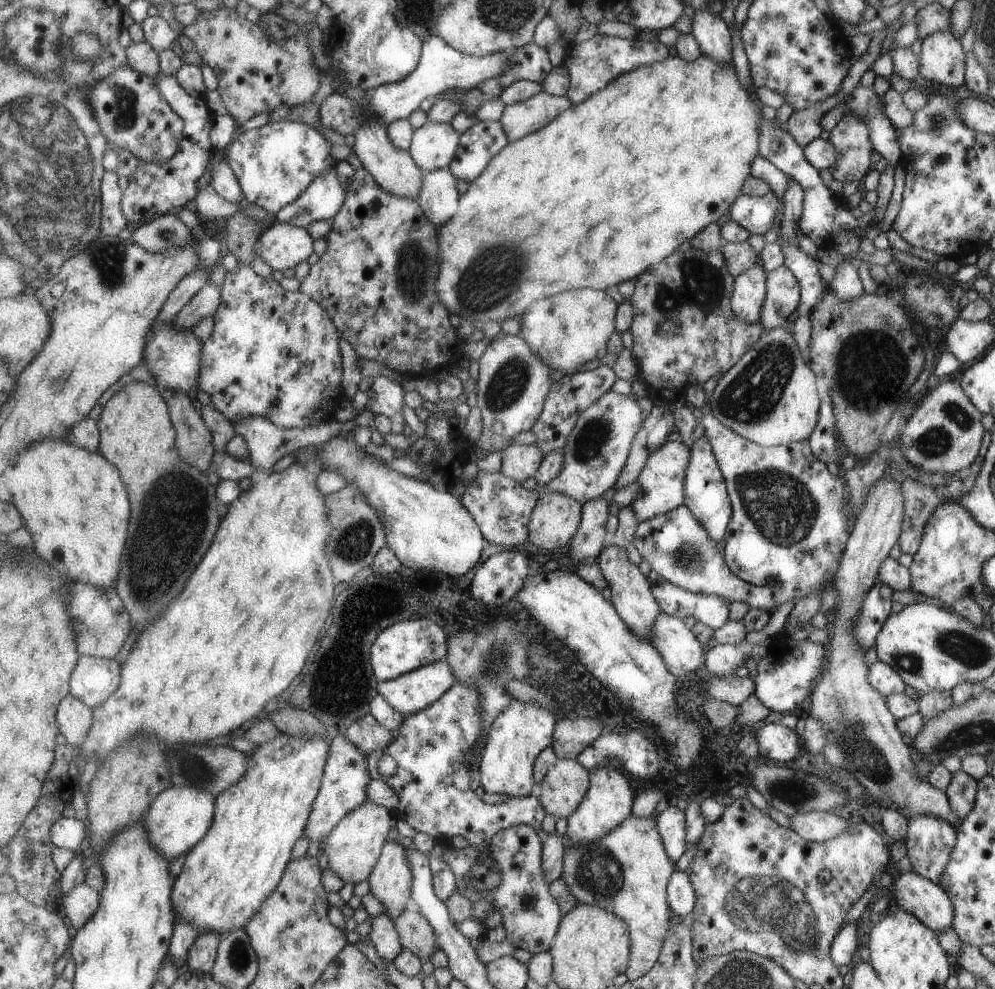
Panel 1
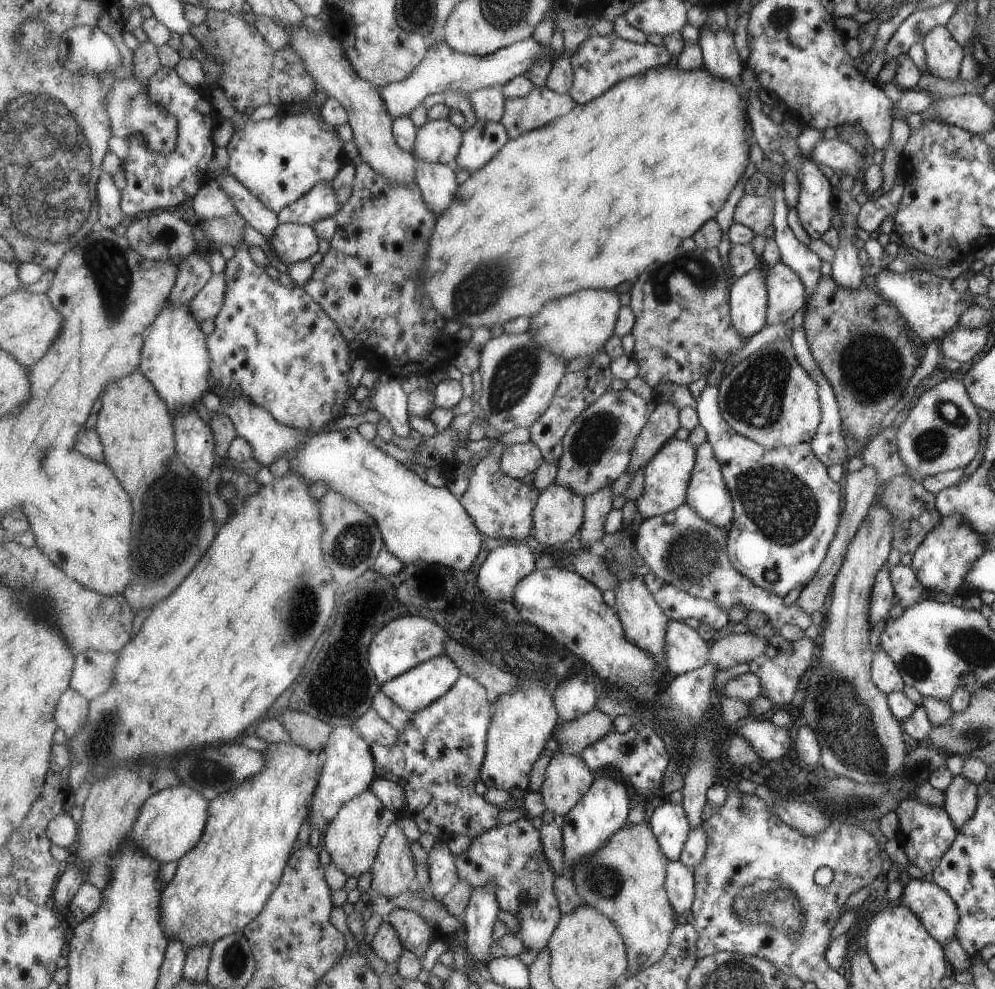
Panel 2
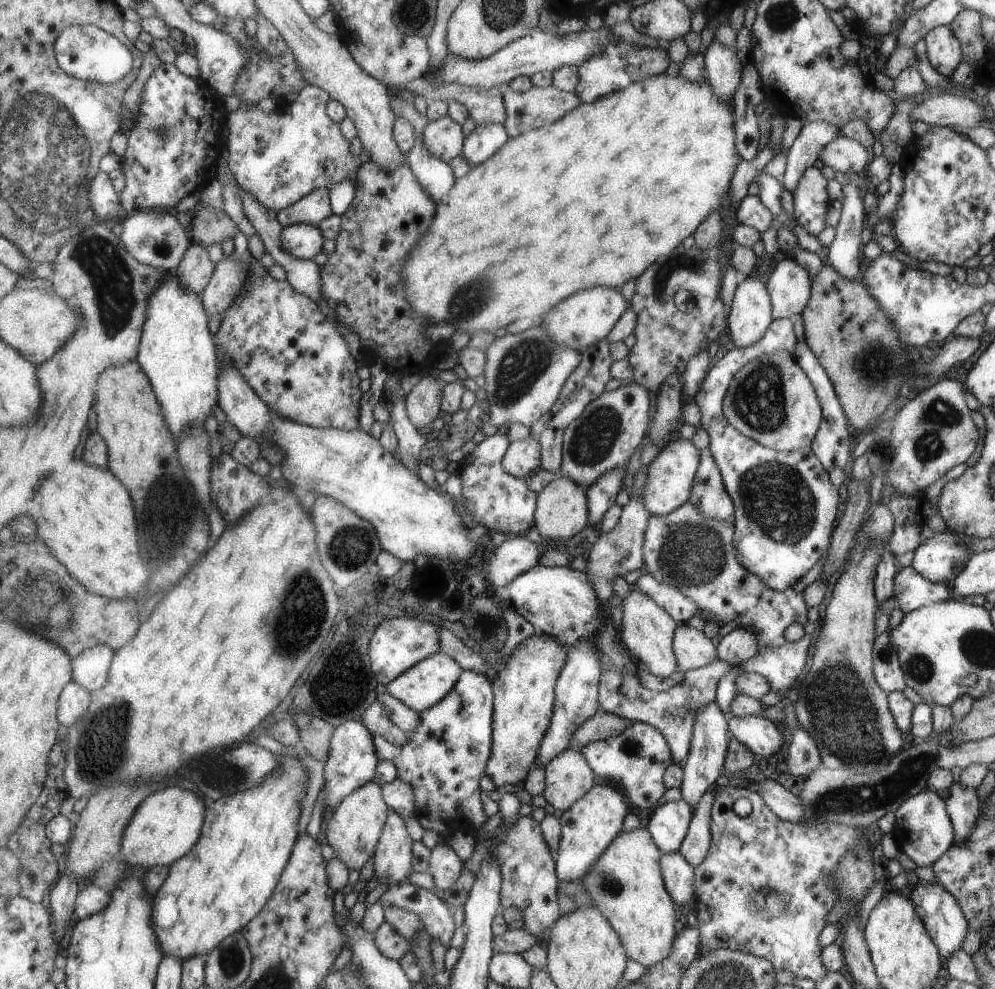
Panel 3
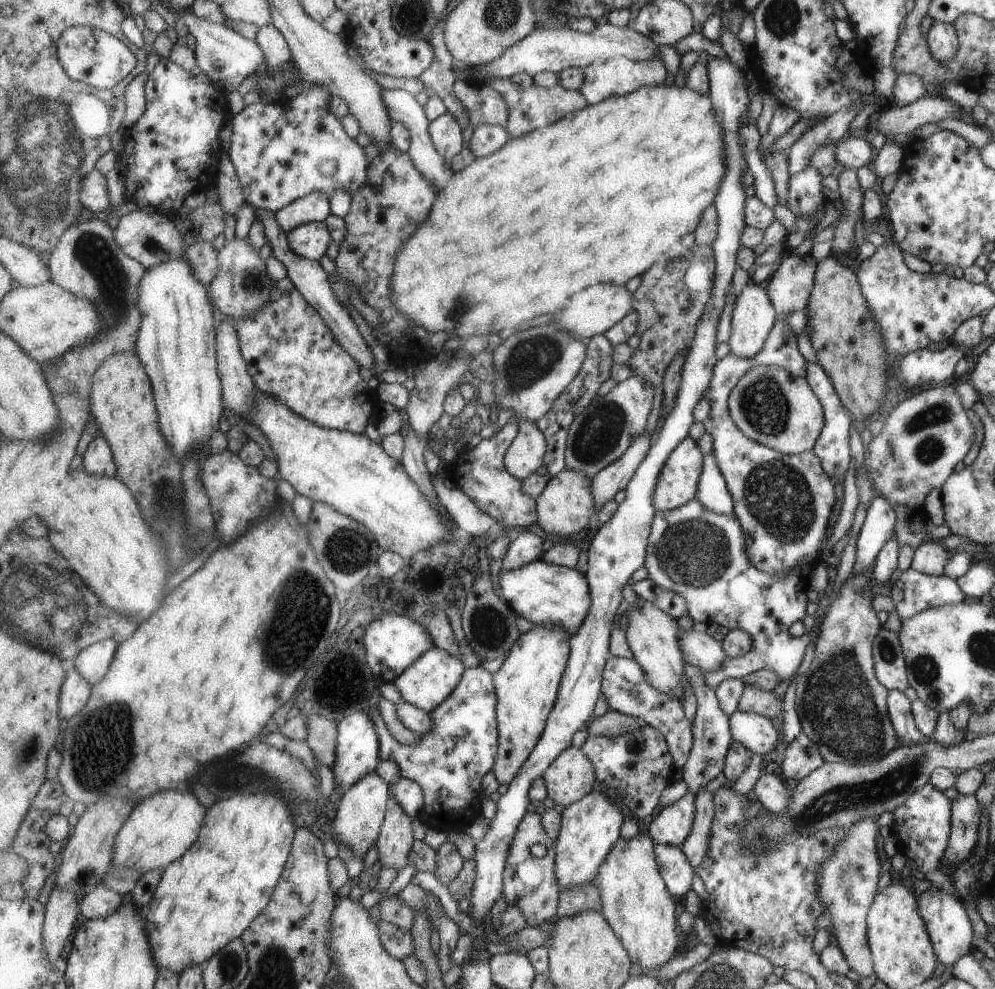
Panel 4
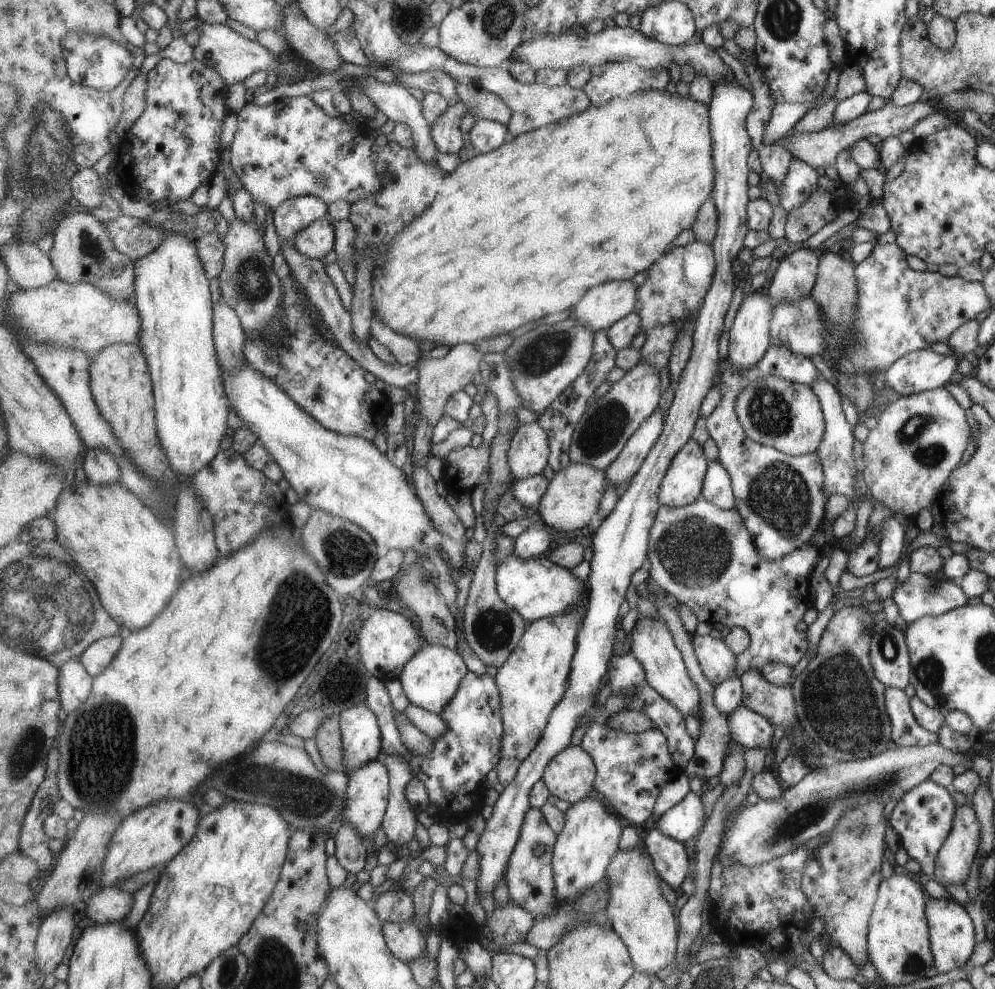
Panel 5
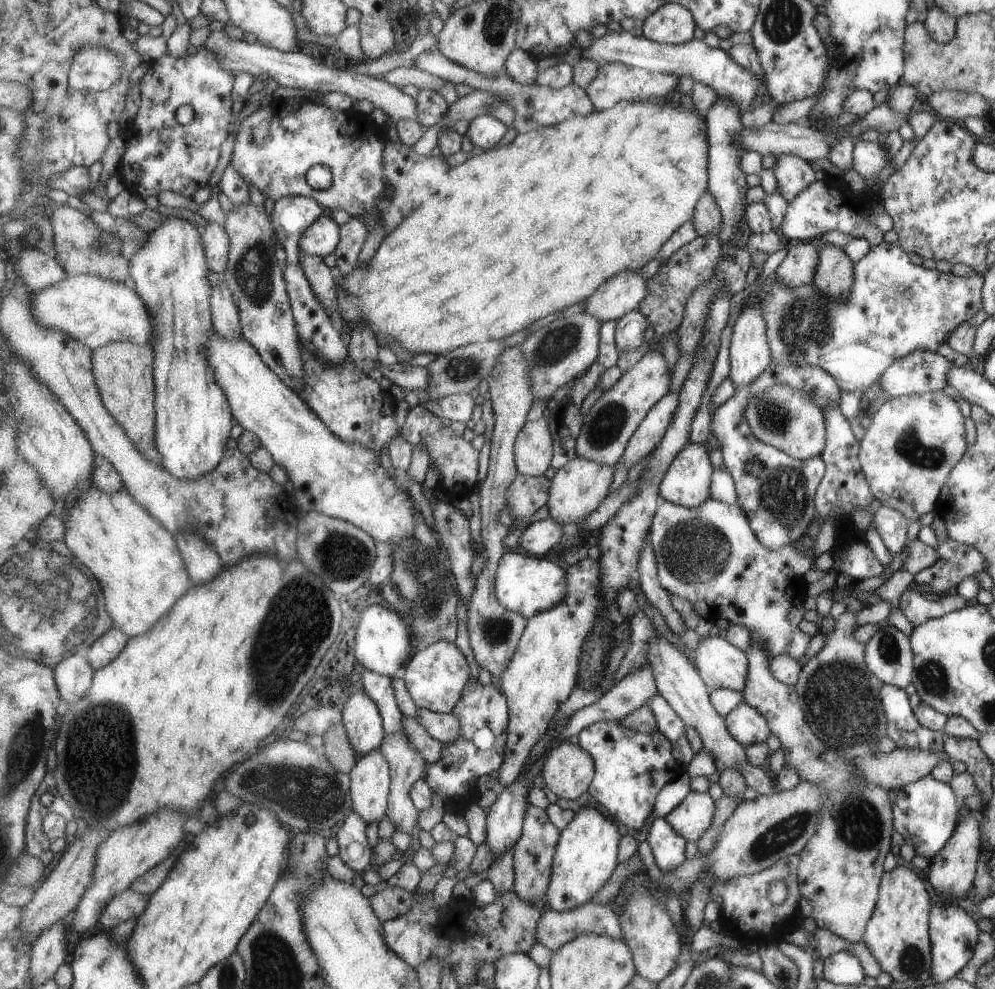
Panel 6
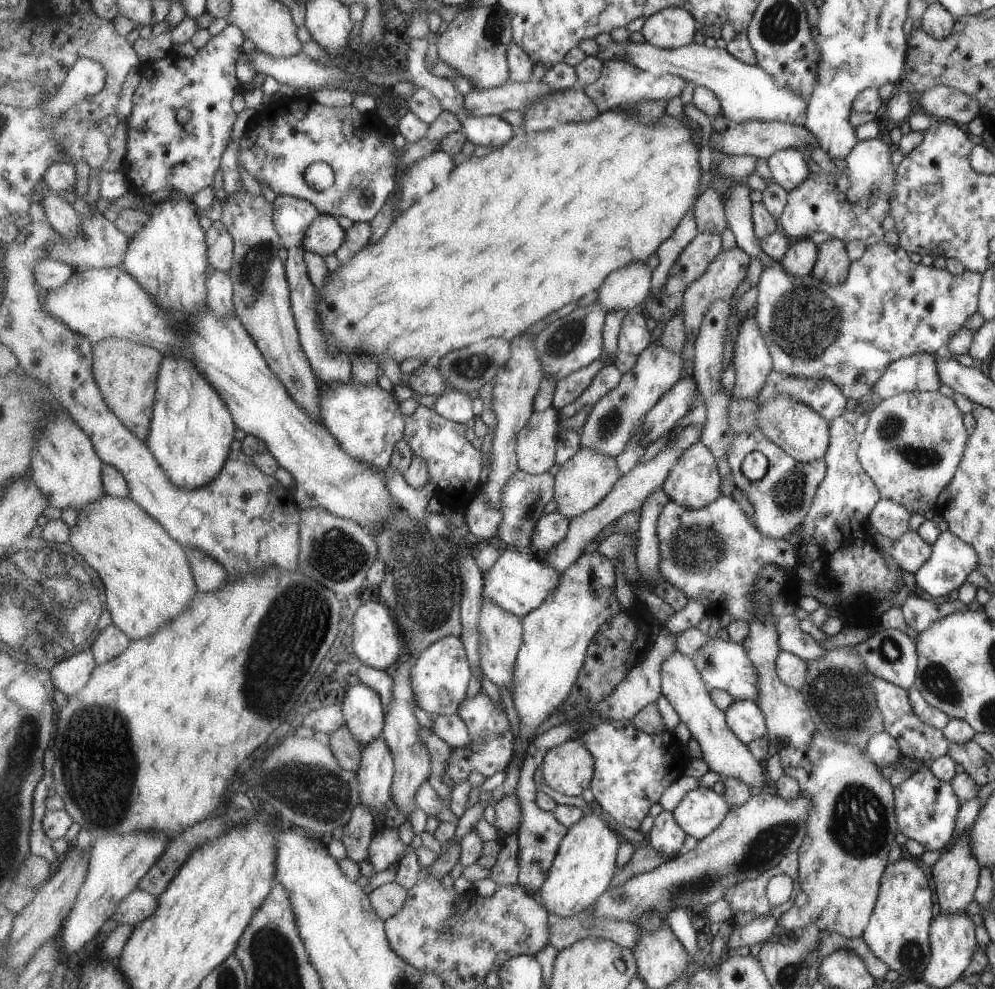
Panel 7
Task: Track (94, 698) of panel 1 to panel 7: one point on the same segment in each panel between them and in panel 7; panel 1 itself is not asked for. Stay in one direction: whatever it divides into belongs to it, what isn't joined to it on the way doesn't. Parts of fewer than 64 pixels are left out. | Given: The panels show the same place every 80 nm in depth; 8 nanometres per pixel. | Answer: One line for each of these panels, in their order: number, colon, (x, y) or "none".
2: (94, 673)
3: (92, 667)
4: (94, 662)
5: (96, 659)
6: (108, 647)
7: (112, 642)

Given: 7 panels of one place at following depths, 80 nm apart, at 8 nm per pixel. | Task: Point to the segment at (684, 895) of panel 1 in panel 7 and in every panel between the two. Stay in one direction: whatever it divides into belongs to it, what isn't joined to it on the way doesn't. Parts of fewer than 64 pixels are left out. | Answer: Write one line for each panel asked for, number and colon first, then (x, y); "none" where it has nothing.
2: (680, 882)
3: (680, 874)
4: (678, 872)
5: (671, 856)
6: (668, 847)
7: (666, 835)

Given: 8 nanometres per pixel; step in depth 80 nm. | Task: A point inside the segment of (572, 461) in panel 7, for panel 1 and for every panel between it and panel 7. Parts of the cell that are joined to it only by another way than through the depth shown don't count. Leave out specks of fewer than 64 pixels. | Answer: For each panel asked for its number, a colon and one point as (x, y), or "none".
1: (555, 520)
2: (559, 514)
3: (563, 510)
4: (565, 507)
5: (574, 496)
6: (578, 488)

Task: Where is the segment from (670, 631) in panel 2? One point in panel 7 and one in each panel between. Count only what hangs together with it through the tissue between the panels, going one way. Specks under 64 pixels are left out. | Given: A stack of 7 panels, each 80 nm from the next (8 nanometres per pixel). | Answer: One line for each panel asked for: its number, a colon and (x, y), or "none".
3: (694, 649)
4: (699, 648)
5: (719, 662)
6: (722, 665)
7: (726, 665)

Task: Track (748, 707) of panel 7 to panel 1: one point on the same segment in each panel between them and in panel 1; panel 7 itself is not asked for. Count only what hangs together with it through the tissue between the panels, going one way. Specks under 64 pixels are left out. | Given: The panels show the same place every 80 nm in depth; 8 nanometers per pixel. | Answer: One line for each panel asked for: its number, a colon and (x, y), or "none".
1: (781, 745)
2: (771, 741)
3: (762, 736)
4: (755, 731)
5: (752, 730)
6: (749, 726)

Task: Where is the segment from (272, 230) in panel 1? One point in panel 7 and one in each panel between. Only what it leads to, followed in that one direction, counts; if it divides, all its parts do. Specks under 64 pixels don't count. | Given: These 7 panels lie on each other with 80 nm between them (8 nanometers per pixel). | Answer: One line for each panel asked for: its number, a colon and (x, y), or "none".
2: (292, 242)
3: (303, 241)
4: (312, 240)
5: (318, 239)
6: (322, 237)
7: (326, 235)

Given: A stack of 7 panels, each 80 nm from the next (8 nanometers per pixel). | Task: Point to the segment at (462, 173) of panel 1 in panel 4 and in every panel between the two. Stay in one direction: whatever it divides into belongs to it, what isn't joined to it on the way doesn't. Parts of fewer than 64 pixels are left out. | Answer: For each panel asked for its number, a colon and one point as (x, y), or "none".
2: (482, 141)
3: (485, 140)
4: (486, 139)

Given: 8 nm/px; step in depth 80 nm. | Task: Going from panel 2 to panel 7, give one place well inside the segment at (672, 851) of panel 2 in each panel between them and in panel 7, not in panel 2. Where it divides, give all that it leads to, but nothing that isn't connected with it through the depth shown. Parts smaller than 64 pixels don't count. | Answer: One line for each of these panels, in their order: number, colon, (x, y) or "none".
3: (669, 823)
4: (672, 826)
5: (686, 819)
6: (691, 819)
7: (701, 811)

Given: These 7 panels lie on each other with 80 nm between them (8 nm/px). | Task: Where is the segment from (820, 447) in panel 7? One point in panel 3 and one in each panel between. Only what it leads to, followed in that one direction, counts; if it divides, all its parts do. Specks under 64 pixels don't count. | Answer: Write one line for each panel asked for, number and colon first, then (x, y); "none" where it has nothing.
3: (771, 399)
4: (770, 405)
5: (778, 413)
6: (788, 419)

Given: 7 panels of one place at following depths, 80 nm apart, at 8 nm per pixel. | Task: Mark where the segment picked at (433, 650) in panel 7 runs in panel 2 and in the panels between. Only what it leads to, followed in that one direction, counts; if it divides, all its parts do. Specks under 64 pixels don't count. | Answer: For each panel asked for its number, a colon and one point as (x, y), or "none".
2: (418, 688)
3: (424, 685)
4: (432, 678)
5: (432, 677)
6: (435, 677)

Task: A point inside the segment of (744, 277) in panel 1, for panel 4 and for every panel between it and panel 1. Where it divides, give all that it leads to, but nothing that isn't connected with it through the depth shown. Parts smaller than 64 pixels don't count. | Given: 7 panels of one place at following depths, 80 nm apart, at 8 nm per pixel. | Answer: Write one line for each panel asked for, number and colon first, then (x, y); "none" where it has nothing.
2: (749, 298)
3: (750, 317)
4: (753, 316)

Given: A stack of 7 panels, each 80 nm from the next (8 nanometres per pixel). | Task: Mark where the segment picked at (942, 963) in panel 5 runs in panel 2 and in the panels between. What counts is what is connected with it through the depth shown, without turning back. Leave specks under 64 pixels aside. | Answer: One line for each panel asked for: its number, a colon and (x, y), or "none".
2: (938, 912)
3: (947, 926)
4: (947, 924)

